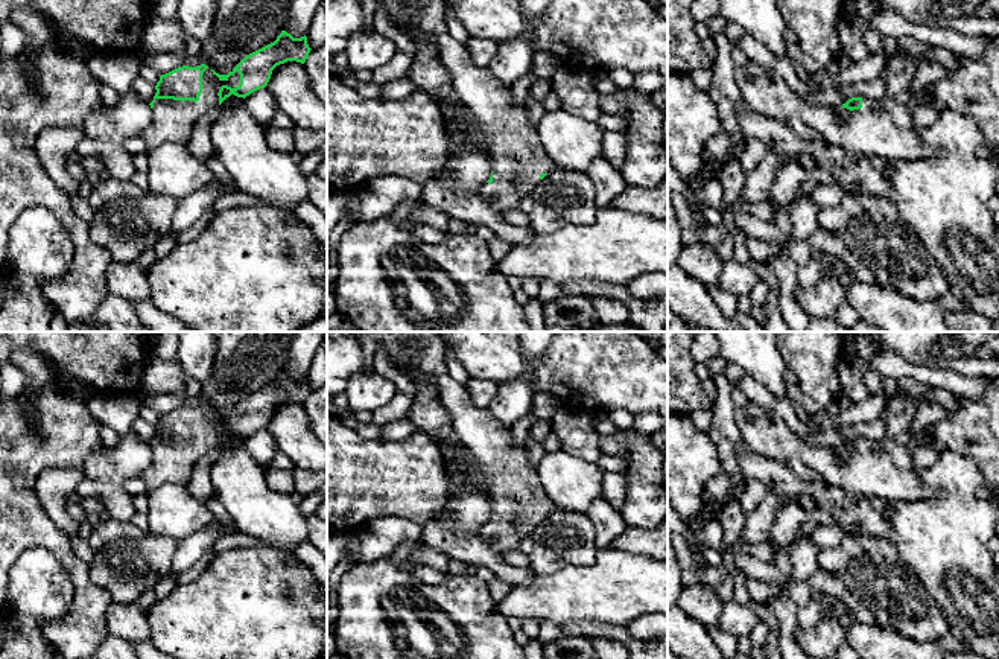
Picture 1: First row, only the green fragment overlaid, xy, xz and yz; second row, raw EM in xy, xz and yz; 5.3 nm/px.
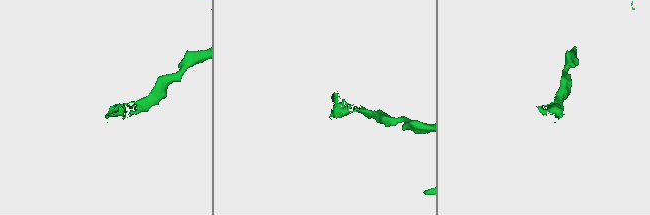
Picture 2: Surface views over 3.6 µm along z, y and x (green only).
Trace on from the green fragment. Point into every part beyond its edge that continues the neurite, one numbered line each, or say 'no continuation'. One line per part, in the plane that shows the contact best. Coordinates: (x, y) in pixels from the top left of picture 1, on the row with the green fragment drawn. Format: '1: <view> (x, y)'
1: xy (172, 120)

